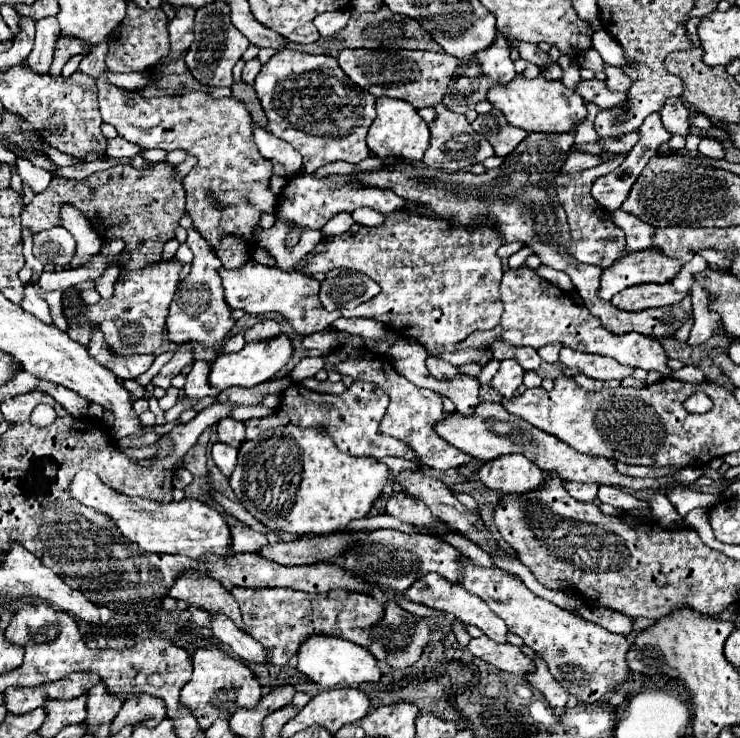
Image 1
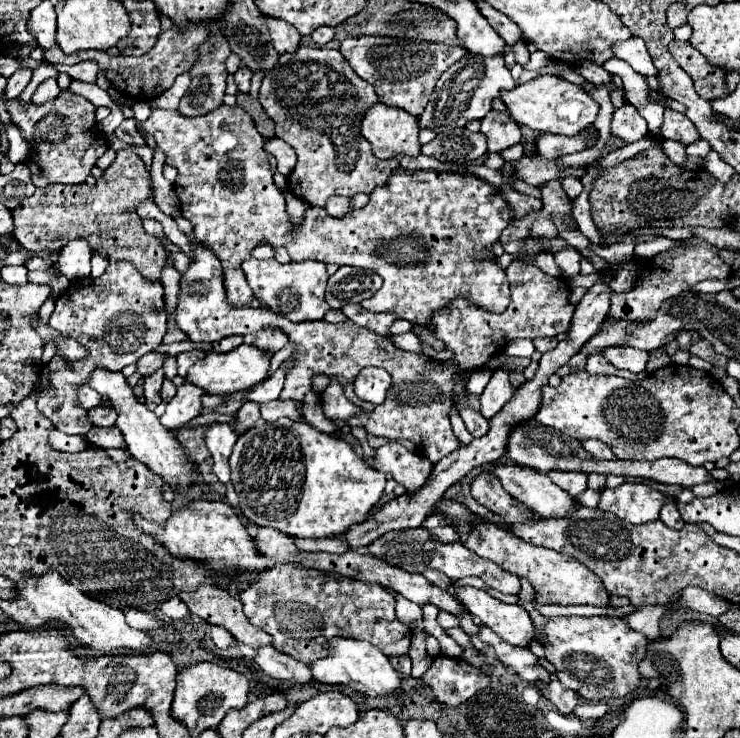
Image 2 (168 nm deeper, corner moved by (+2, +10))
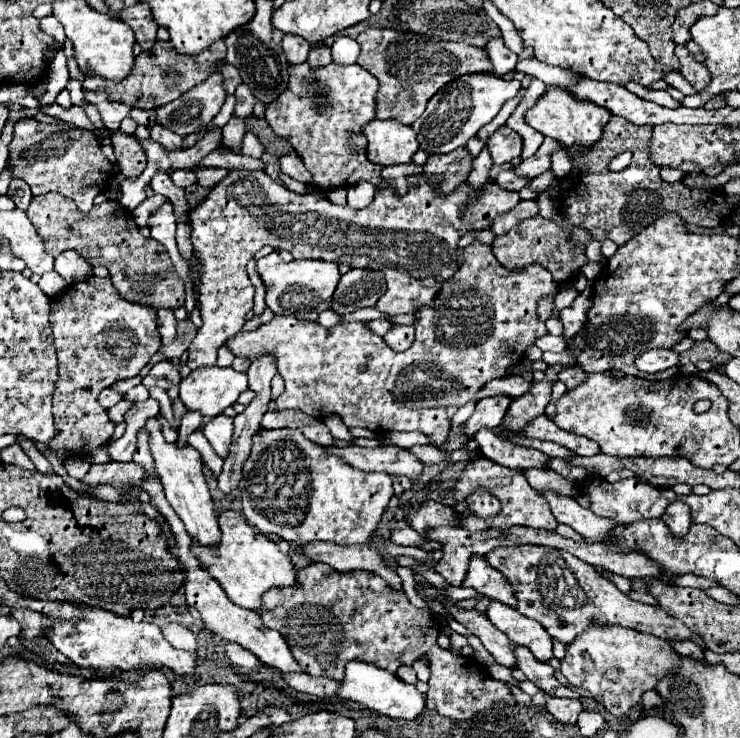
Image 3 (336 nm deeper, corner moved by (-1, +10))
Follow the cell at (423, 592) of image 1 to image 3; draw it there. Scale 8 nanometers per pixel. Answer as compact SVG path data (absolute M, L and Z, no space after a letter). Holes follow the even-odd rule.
M490 602L486 616L500 632L510 638L512 644L530 648L534 658L538 658L540 662L554 658L550 634L538 622L522 616L516 608L506 608L500 602Z

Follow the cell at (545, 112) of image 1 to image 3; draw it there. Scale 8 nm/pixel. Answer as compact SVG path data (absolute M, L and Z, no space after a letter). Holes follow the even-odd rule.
M548 86L546 94L538 98L538 102L526 112L526 122L542 132L548 138L554 138L556 142L560 142L564 148L568 146L584 146L590 148L594 146L600 136L602 130L606 126L606 122L610 120L610 112L602 110L600 106L590 106L590 102L574 102L574 98L570 98L570 94L566 94L566 90L558 88L558 86Z

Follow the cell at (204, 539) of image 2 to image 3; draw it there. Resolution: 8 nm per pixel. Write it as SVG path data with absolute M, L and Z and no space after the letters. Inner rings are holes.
M226 510L218 516L220 530L222 530L222 542L218 546L218 554L212 550L206 550L192 544L192 552L202 562L204 570L210 572L212 578L218 580L218 584L224 588L228 598L248 610L262 612L262 596L272 588L284 588L284 586L296 586L296 570L292 566L292 560L288 554L284 554L274 540L270 540L266 534L254 530L240 512Z

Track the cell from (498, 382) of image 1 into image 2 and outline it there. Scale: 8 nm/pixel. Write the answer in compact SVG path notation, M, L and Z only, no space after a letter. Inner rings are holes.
M499 368L491 374L487 388L481 394L481 414L485 418L493 418L503 406L513 398L515 388L509 382L509 372Z

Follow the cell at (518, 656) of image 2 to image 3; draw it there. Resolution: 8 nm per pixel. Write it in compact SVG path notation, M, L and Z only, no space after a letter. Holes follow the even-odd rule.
M516 646L514 648L514 654L518 658L518 668L526 674L526 678L530 682L534 682L538 688L542 688L546 694L550 696L566 696L566 698L580 698L582 694L574 692L572 688L568 686L562 686L556 676L554 676L554 668L550 664L544 664L544 662L538 662L528 648L522 648L522 646Z

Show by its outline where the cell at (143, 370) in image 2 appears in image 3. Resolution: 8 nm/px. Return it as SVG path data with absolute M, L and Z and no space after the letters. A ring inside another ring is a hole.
M162 360L162 362L158 362L158 364L154 364L154 366L150 368L150 372L144 376L142 384L144 384L146 388L160 386L160 388L164 388L164 390L168 392L172 386L178 386L180 380L182 380L182 378L180 378L178 368L176 368L172 362Z

